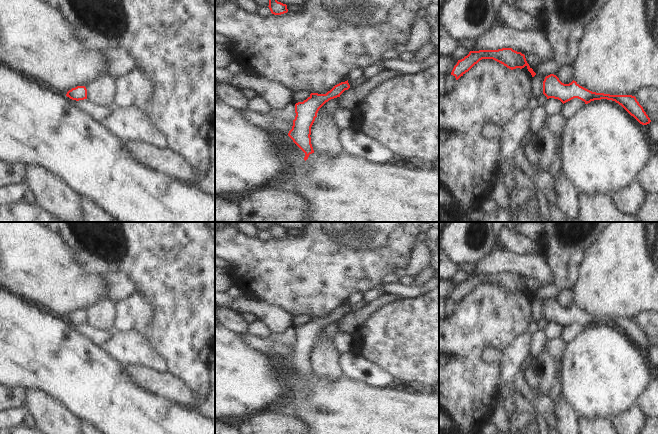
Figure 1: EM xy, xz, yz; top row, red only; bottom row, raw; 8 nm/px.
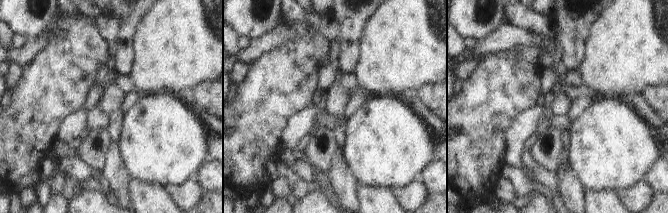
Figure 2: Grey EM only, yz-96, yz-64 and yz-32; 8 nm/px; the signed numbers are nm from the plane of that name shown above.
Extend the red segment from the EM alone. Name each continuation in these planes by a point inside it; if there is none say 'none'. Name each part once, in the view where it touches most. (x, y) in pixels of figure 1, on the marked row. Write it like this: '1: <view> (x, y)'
none

